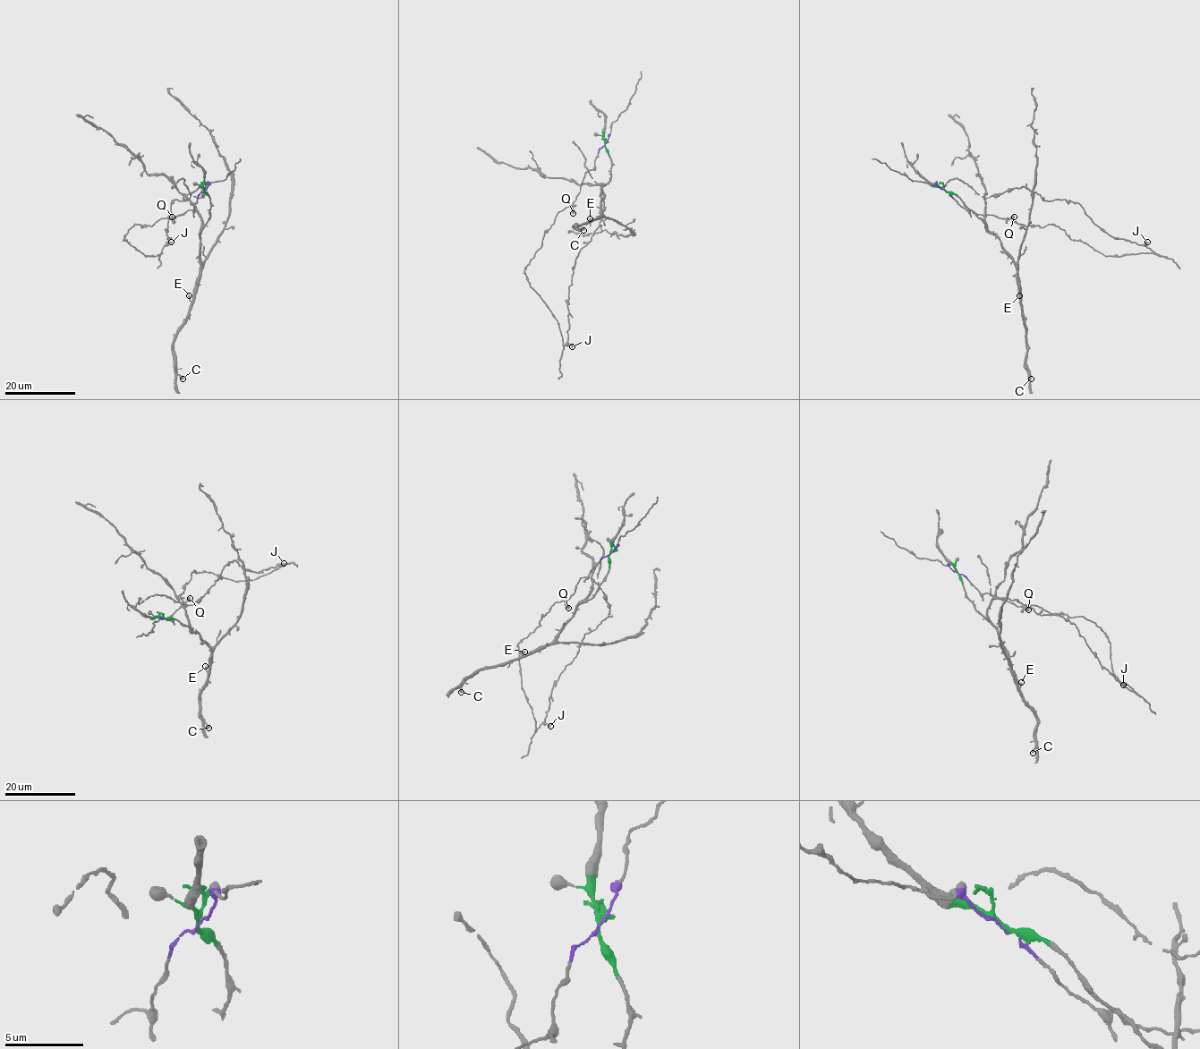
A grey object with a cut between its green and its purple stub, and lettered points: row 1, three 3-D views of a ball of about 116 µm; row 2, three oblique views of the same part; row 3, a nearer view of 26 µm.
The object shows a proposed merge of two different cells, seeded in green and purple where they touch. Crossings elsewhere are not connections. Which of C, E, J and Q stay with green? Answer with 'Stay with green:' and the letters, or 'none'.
Stay with green: C, E

